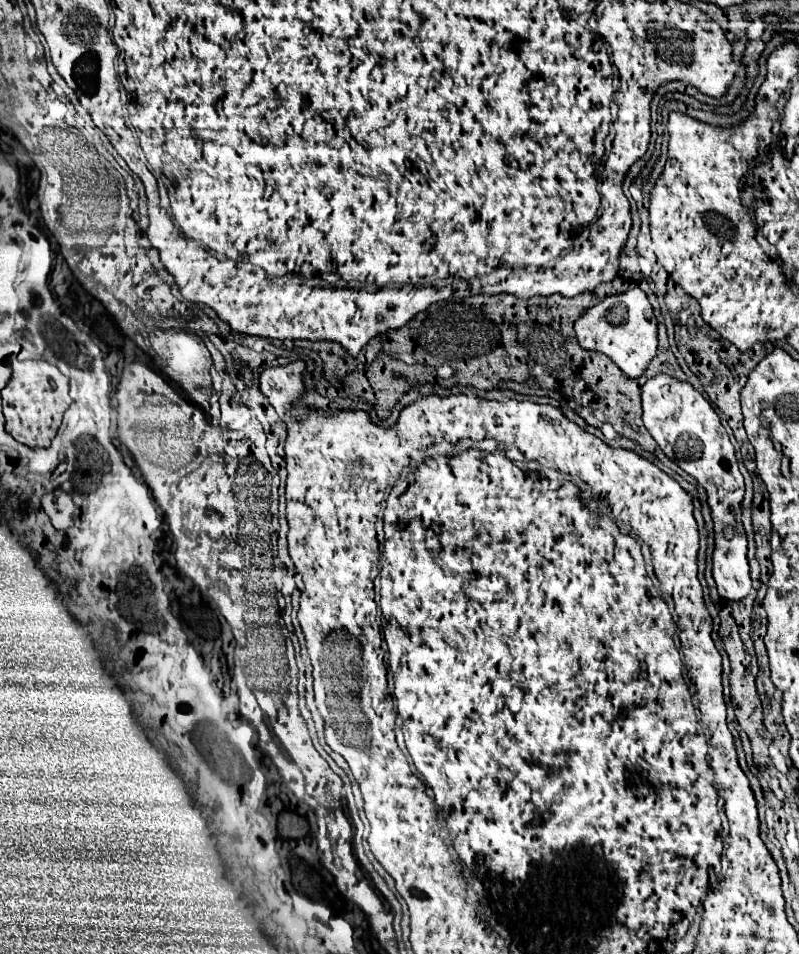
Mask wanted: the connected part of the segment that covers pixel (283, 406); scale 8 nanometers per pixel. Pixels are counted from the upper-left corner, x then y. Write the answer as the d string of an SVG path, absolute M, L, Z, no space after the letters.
M293 361L277 367L267 367L259 375L259 391L269 399L279 415L291 413L291 401L303 397L301 373L305 369L303 361Z

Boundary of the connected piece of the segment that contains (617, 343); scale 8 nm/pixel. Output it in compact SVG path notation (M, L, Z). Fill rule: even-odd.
M639 287L621 295L611 295L591 307L581 319L577 319L575 333L583 349L605 353L631 379L641 377L657 355L657 319L647 295Z

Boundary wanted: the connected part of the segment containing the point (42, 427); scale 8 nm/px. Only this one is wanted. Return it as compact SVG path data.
M15 361L13 377L1 393L7 433L27 447L49 447L57 435L63 413L71 405L69 379L47 361Z

